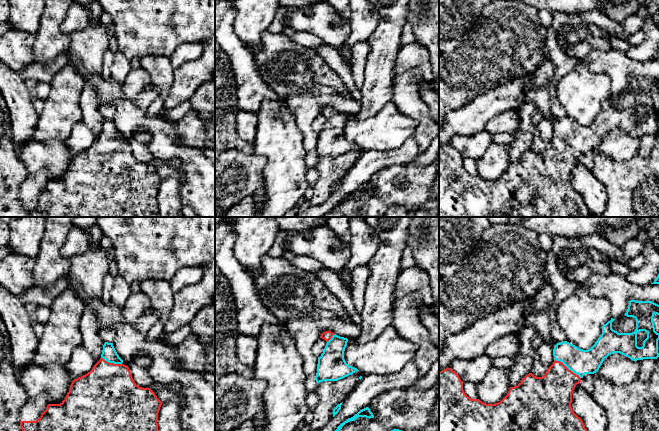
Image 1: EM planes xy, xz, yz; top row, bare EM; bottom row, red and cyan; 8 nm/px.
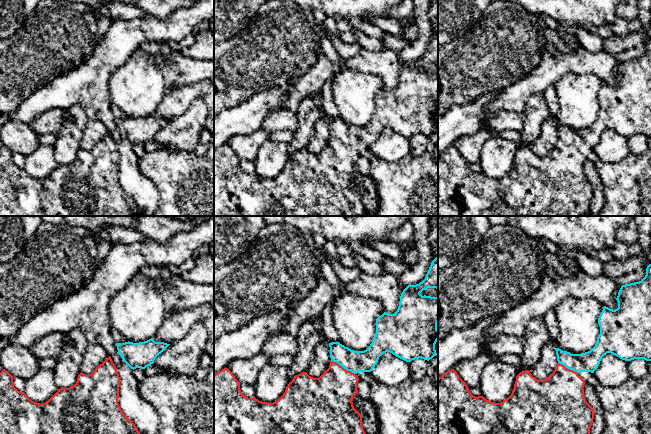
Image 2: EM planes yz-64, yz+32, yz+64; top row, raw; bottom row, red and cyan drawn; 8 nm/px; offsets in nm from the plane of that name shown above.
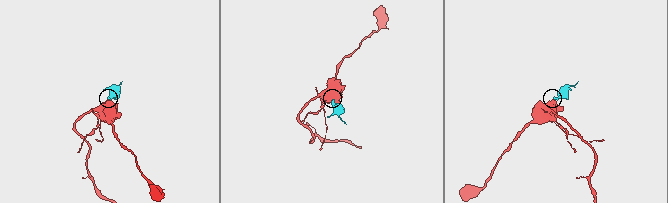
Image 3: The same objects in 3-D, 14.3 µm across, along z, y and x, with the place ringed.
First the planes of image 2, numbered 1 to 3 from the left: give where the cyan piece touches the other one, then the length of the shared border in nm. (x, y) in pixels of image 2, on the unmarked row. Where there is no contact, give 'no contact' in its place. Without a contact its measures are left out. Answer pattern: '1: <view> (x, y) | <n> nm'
1: no contact
2: yz+32 (341, 142) | 190 nm
3: yz+64 (567, 144) | 180 nm

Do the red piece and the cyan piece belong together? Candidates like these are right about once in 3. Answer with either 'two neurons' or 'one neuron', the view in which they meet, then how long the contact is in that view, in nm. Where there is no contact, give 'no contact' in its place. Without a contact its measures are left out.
one neuron | yz | 220 nm

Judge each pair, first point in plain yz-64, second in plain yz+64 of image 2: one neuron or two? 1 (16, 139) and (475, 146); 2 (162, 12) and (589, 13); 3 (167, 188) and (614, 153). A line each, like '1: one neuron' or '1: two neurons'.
1: one neuron
2: two neurons
3: two neurons

